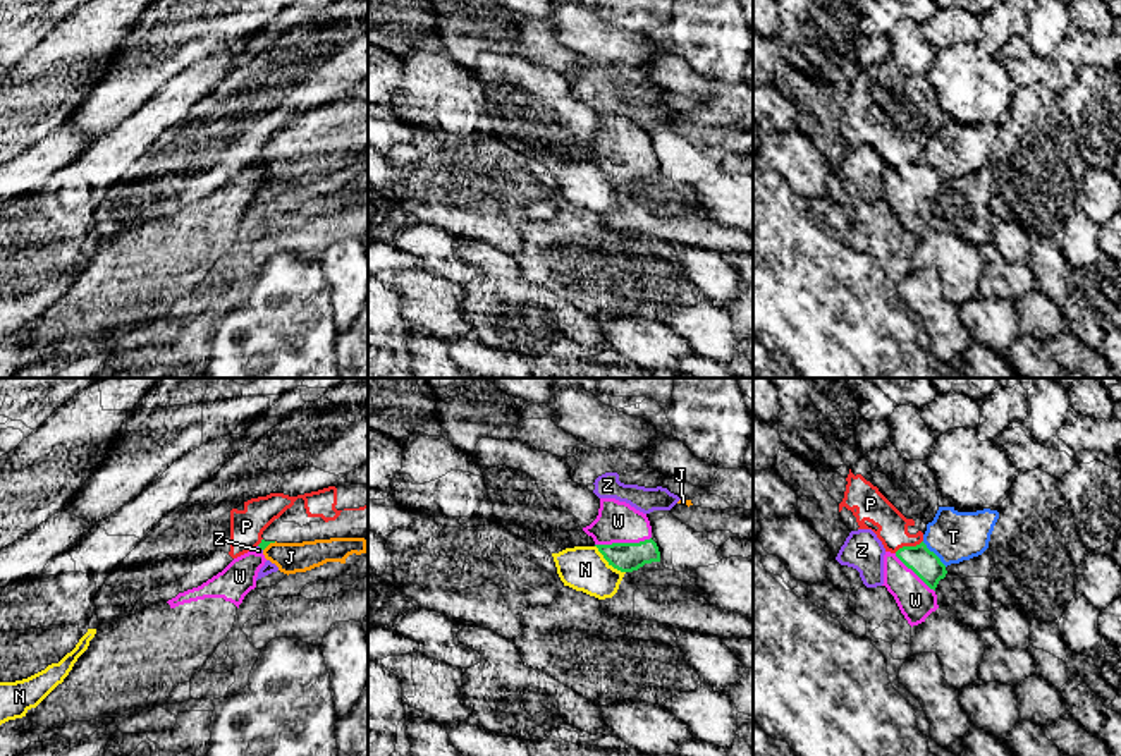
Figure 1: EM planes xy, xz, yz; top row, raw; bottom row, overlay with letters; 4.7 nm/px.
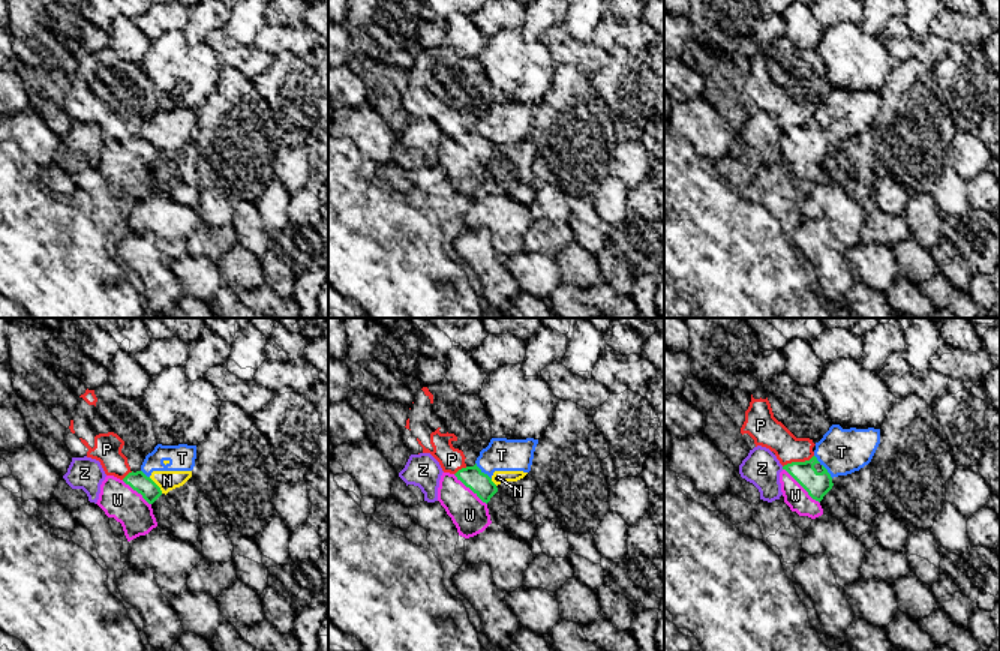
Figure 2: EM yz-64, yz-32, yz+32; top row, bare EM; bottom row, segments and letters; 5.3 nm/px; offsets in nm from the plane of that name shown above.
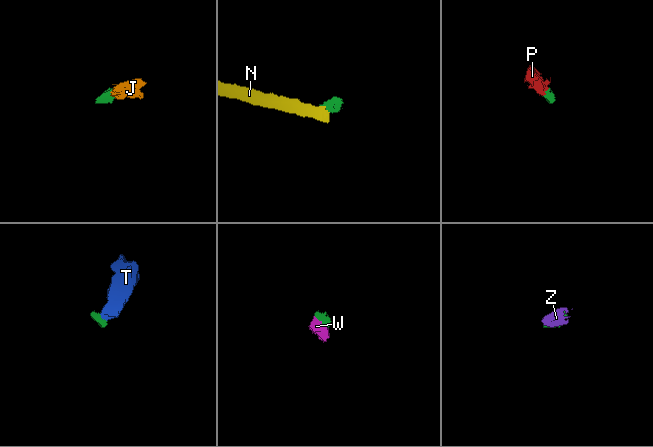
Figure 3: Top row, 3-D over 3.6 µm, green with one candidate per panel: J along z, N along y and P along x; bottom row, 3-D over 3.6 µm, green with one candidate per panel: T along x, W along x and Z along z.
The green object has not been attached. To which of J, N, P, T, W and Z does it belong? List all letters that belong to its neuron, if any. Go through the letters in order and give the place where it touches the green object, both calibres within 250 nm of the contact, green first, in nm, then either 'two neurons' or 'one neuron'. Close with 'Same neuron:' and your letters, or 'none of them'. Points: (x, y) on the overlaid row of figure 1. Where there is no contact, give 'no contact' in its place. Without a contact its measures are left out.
J: contact xy (269, 543); calibres 40 and 140 nm; two neurons
N: contact xz (609, 562); calibres 140 and 200 nm; two neurons
P: contact yz (908, 547); calibres 140 and 140 nm; two neurons
T: contact yz (934, 554); calibres 140 and 240 nm; two neurons
W: contact xz (623, 543); calibres 140 and 190 nm; one neuron
Z: contact xy (260, 547); calibres 40 and 30 nm; two neurons
Same neuron: W

